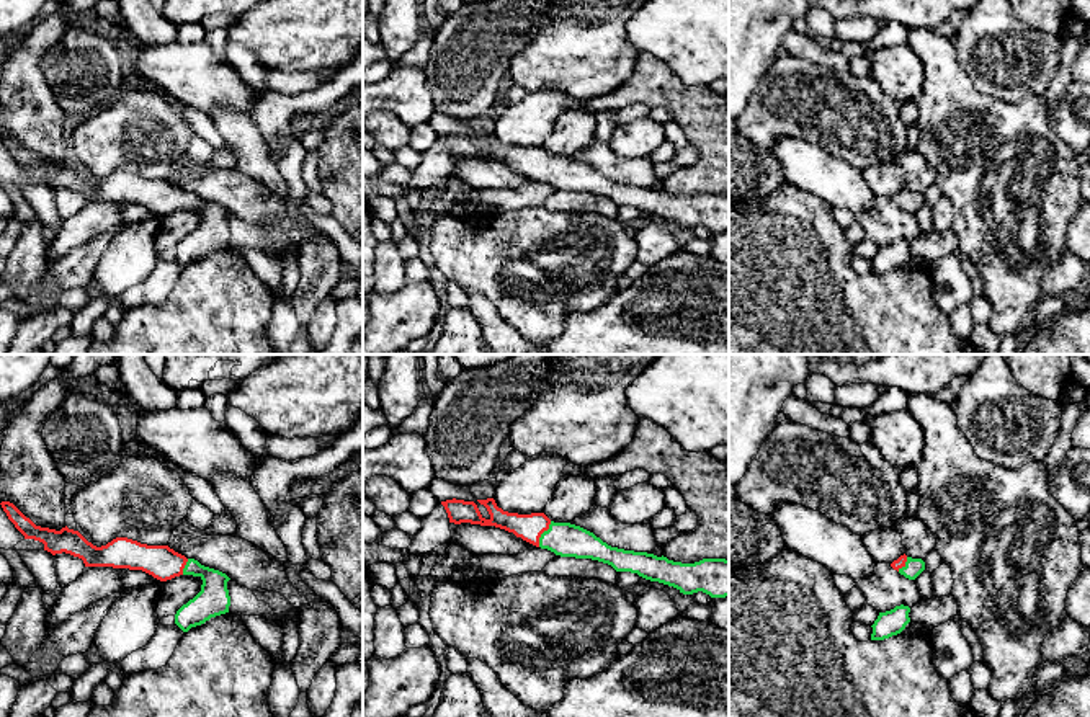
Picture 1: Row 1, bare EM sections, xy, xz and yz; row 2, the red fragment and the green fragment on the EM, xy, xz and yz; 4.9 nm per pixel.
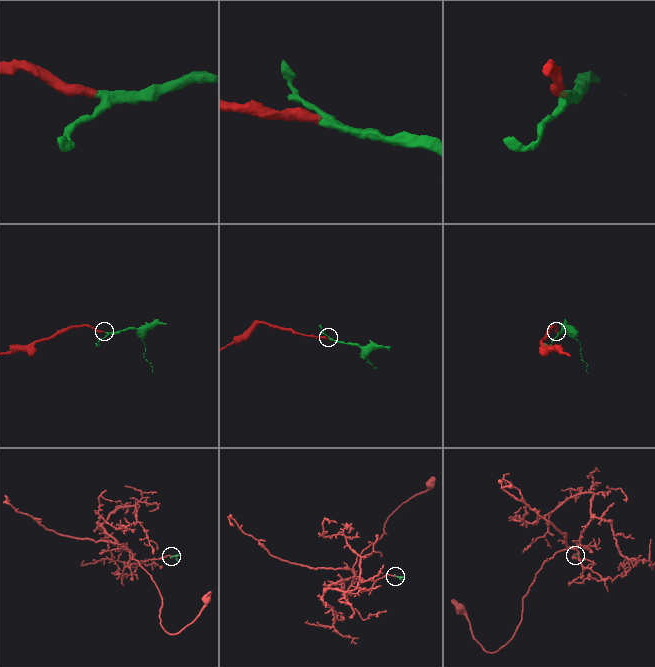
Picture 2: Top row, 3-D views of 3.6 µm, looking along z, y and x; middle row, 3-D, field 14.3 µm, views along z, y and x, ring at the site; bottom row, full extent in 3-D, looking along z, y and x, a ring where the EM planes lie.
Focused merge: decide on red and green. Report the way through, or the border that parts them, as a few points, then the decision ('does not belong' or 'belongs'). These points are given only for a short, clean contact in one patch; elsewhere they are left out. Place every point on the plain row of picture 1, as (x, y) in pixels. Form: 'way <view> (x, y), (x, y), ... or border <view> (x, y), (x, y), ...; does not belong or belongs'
way xz (530, 162), (541, 167), (564, 173); belongs

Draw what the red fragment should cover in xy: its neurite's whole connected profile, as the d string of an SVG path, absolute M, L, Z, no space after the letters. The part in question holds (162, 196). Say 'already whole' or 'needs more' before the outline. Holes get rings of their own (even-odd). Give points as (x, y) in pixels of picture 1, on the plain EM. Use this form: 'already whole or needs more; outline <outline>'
needs more; outline M0 137L8 154L25 170L44 178L44 185L70 188L83 194L85 201L113 201L142 204L160 216L180 209L193 209L203 214L201 225L183 238L175 248L175 258L188 266L211 252L229 247L230 230L226 207L204 201L194 193L175 186L168 180L147 180L127 171L116 171L106 180L96 181L78 165L67 160L60 165L36 160L13 137Z

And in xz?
needs more; outline M494 132L477 134L490 149L485 154L474 136L446 134L449 157L495 160L513 167L523 175L554 186L561 191L592 193L611 199L616 206L639 211L677 222L683 229L703 225L711 232L729 230L729 194L703 193L681 198L647 186L611 181L593 167L570 158L554 157L544 147L518 149L497 140Z

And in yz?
needs more; outline M904 188L897 194L894 194L891 201L905 212L915 214L925 204L925 196L922 193L907 191Z

